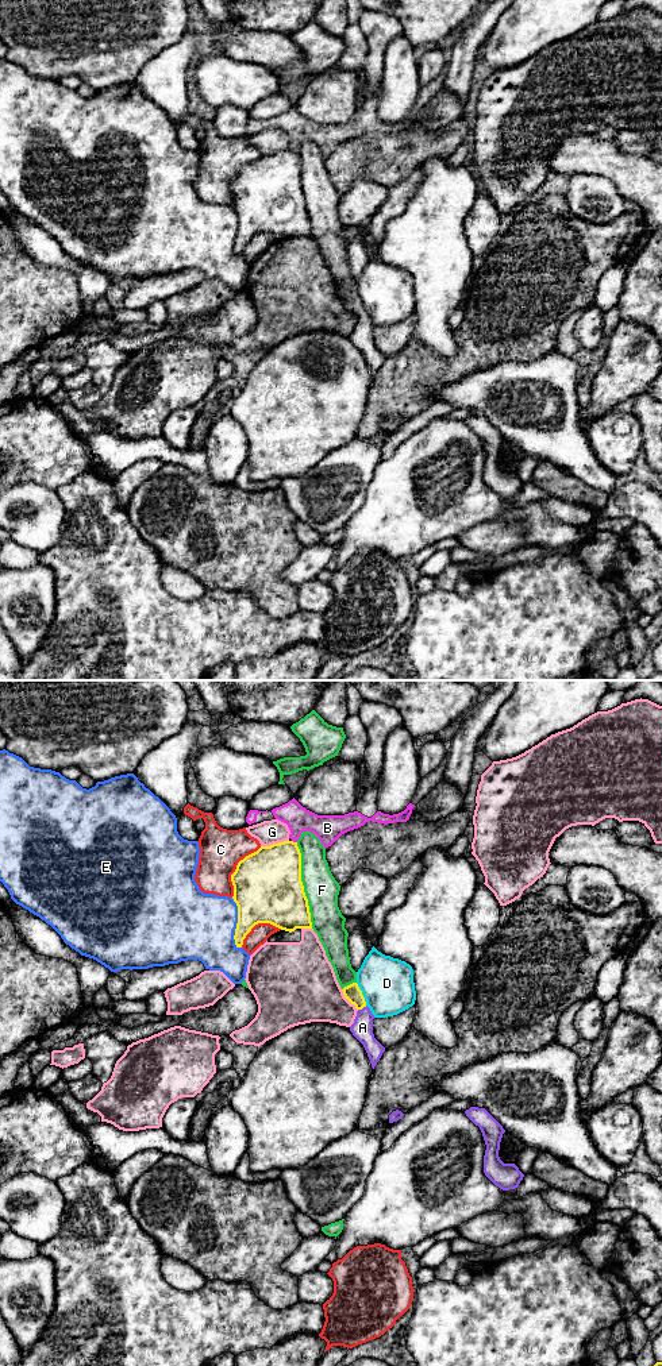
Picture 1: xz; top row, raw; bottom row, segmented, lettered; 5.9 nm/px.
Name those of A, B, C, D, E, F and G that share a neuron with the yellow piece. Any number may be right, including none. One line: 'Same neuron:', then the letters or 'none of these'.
Same neuron: A

